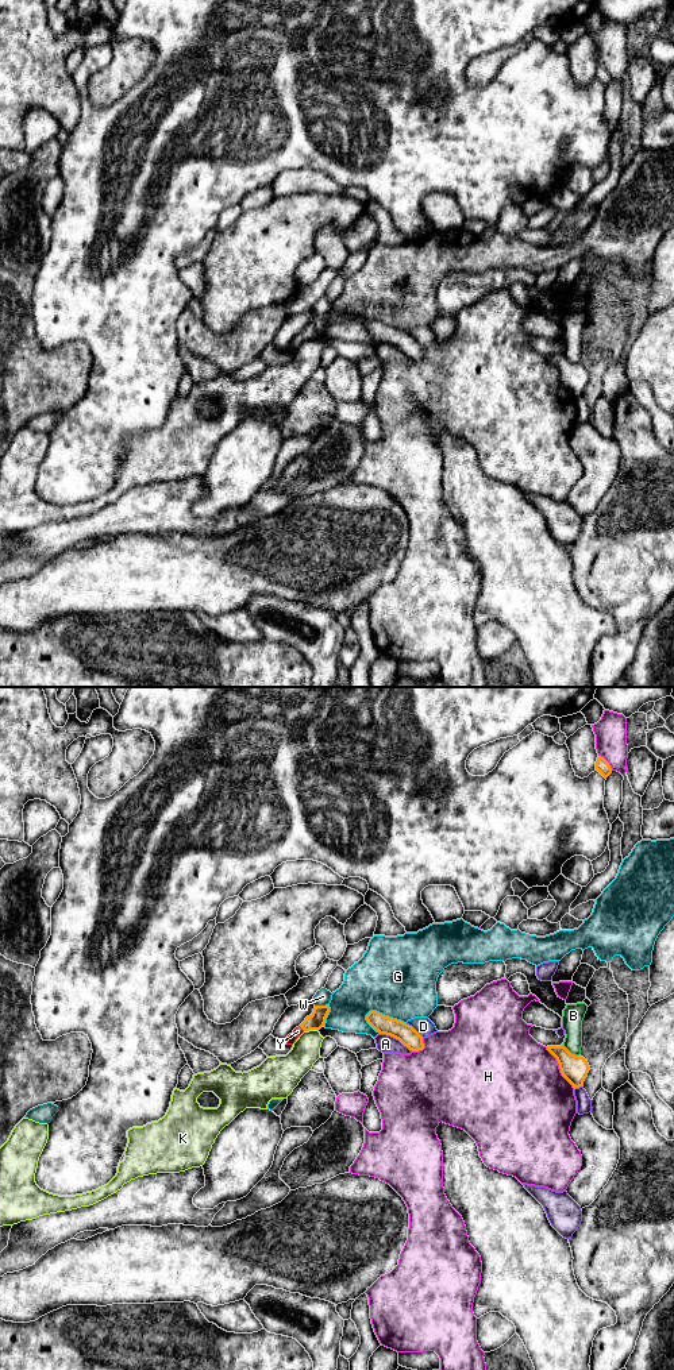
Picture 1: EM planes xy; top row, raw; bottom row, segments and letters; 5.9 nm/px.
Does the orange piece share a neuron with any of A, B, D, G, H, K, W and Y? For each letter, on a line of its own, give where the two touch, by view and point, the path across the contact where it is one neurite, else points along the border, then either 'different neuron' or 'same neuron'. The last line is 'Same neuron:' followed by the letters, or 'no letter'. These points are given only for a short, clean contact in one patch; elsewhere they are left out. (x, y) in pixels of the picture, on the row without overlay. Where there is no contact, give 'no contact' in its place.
A: contact xy (396, 347); different neuron
B: contact xy (569, 361); different neuron
D: contact xy (413, 338); different neuron
G: contact xy (384, 324); different neuron
H: contact xy (559, 377); different neuron
K: contact xy (309, 338); different neuron
W: contact xy (320, 315); different neuron
Y: contact xy (301, 336); way xy (316, 330), (301, 336), (297, 340); same neuron
Same neuron: Y

